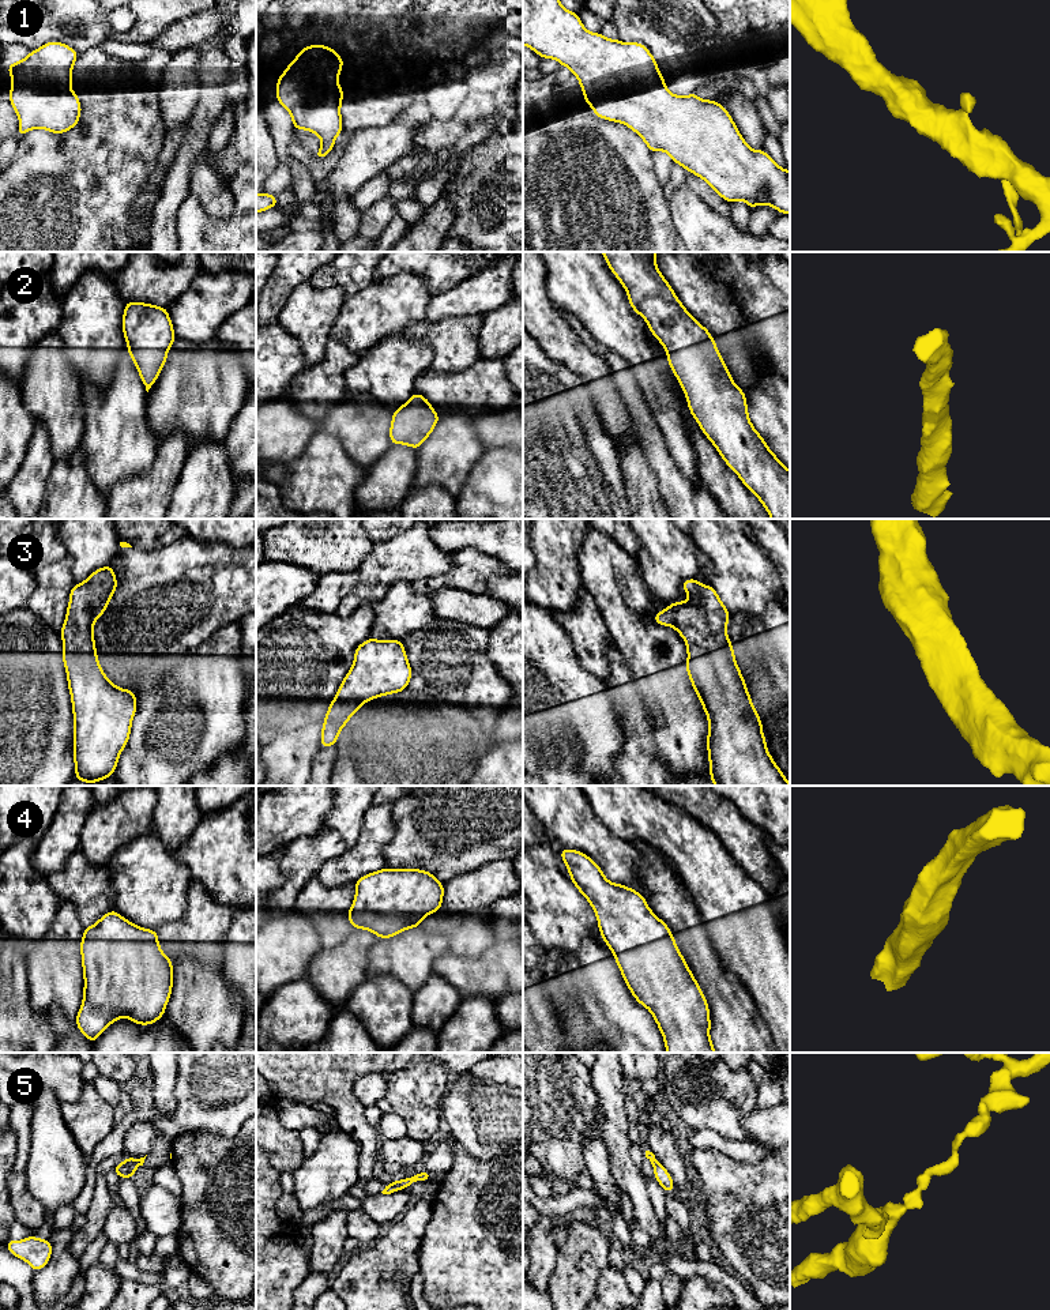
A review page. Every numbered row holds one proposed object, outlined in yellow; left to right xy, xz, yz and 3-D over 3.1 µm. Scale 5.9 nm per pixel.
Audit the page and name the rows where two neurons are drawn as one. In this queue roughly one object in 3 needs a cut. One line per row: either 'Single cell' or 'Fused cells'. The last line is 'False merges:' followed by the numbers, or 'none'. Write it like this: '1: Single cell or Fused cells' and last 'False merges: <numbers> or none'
1: Single cell
2: Single cell
3: Single cell
4: Single cell
5: Fused cells
False merges: 5

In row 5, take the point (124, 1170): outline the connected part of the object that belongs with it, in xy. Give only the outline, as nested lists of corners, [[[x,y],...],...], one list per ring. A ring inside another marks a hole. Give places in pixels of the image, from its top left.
[[[127,1160],[121,1162],[120,1164],[117,1164],[113,1171],[118,1175],[118,1178],[127,1178],[127,1179],[132,1179],[133,1172],[136,1171],[139,1166],[132,1164]]]

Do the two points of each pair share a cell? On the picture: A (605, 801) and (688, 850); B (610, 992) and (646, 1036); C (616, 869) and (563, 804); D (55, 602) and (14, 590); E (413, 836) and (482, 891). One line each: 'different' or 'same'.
A: same
B: same
C: same
D: different
E: different

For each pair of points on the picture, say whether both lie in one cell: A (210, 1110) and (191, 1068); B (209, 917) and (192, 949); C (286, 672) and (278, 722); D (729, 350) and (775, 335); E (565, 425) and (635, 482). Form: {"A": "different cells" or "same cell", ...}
{"A": "same cell", "B": "same cell", "C": "same cell", "D": "different cells", "E": "different cells"}

